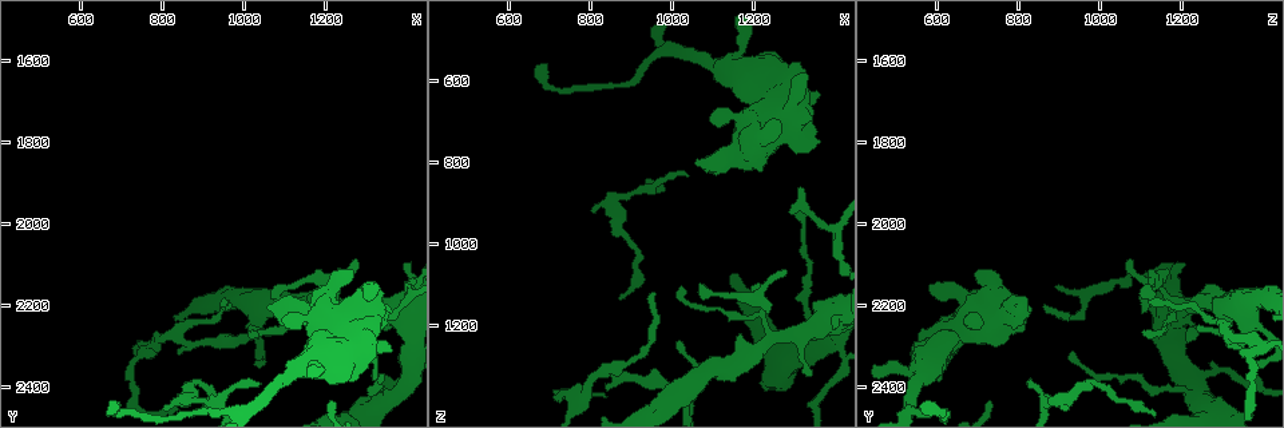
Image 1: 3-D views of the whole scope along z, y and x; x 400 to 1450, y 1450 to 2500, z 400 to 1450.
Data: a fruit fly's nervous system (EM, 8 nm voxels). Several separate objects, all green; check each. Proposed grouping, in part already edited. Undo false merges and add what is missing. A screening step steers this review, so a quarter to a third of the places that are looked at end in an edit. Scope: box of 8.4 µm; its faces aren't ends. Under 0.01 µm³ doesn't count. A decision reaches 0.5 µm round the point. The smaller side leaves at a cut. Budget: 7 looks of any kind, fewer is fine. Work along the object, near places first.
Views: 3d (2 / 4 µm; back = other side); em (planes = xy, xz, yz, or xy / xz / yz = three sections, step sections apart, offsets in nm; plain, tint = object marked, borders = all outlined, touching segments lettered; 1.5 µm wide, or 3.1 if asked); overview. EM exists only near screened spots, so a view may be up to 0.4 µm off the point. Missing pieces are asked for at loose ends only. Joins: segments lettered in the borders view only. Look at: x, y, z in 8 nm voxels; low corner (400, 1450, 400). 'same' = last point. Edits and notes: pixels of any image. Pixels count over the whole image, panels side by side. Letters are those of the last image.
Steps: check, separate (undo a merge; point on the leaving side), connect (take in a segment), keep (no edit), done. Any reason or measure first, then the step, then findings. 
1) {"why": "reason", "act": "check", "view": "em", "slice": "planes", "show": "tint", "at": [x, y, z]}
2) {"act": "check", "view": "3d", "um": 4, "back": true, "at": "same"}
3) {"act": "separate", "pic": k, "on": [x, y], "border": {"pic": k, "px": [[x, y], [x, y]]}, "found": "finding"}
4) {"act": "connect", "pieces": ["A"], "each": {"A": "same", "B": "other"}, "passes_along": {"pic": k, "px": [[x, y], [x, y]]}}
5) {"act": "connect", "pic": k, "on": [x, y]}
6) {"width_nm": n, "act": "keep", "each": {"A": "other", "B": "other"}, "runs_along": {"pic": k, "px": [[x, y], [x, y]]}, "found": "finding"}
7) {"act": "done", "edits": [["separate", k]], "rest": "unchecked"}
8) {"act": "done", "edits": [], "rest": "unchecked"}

{"why": "branch stops here", "act": "check", "view": "3d", "um": 2, "at": [1210, 2220, 1100]}

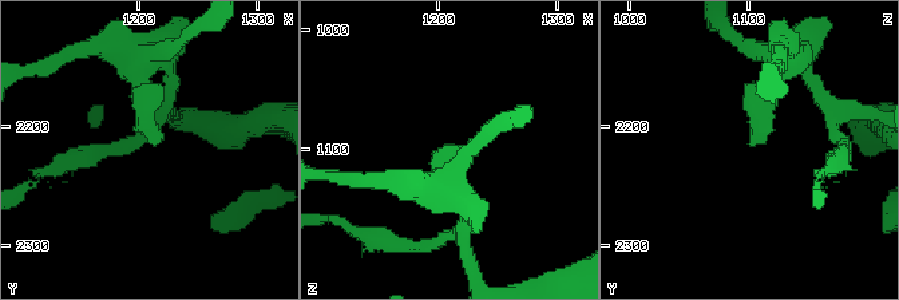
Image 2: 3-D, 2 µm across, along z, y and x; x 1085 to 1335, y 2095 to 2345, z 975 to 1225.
{"act": "check", "view": "em", "slice": "xz", "step": 4, "show": "tint", "at": [1212, 2214, 1100]}

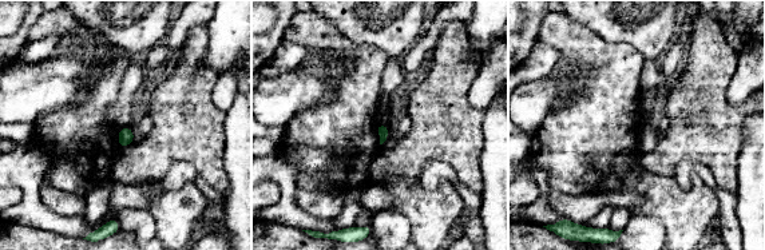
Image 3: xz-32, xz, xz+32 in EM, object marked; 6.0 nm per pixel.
{"act": "check", "view": "em", "slice": "planes", "show": "borders", "at": "same"}

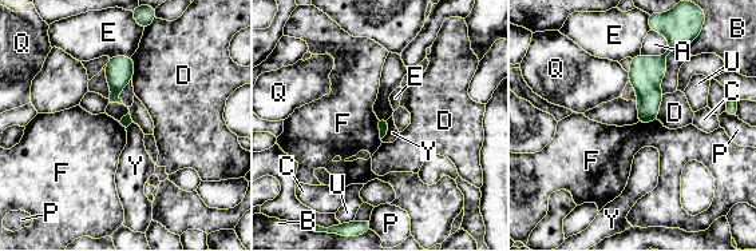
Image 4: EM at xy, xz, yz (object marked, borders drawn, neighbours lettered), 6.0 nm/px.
{"longest_contact_nm": ["A", 200], "act": "keep", "each": {"A": "other", "B": "other", "C": "other", "D": "other", "E": "other", "F": "other", "P": "other", "Q": "other", "U": "other", "Y": "other"}, "found": "no lettered segment goes on from it"}

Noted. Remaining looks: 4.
{"why": "an open end", "act": "check", "view": "3d", "um": 2, "at": [1390, 2105, 1210]}

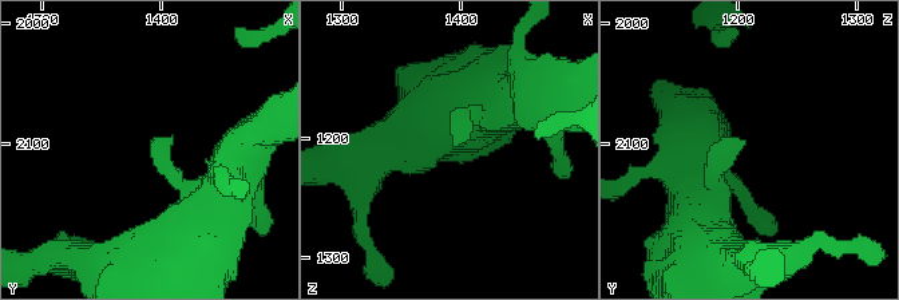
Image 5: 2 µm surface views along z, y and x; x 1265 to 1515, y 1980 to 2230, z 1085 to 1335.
{"act": "check", "view": "em", "slice": "planes", "show": "borders", "at": [1396, 2102, 1210]}

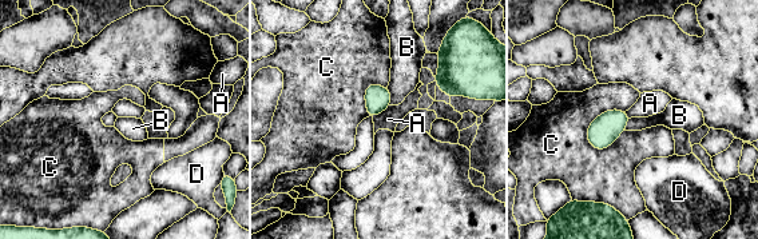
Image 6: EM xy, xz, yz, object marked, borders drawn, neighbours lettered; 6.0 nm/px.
{"act": "keep", "each": {"A": "other", "B": "other", "C": "other", "D": "other"}, "border": {"pic": 6, "px": [[387, 87], [391, 94], [391, 104]]}, "found": "none of them fits"}

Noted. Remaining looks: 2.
{"act": "done", "edits": [], "rest": "unchecked"}

